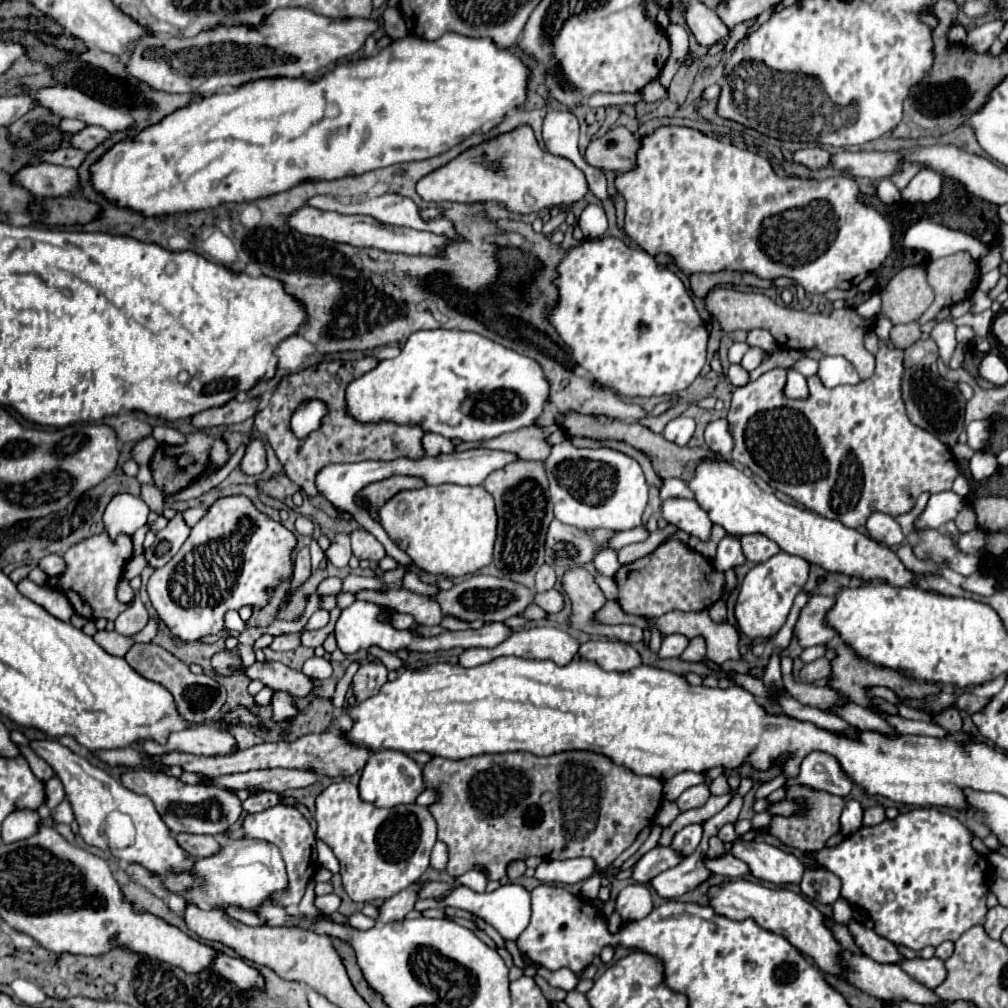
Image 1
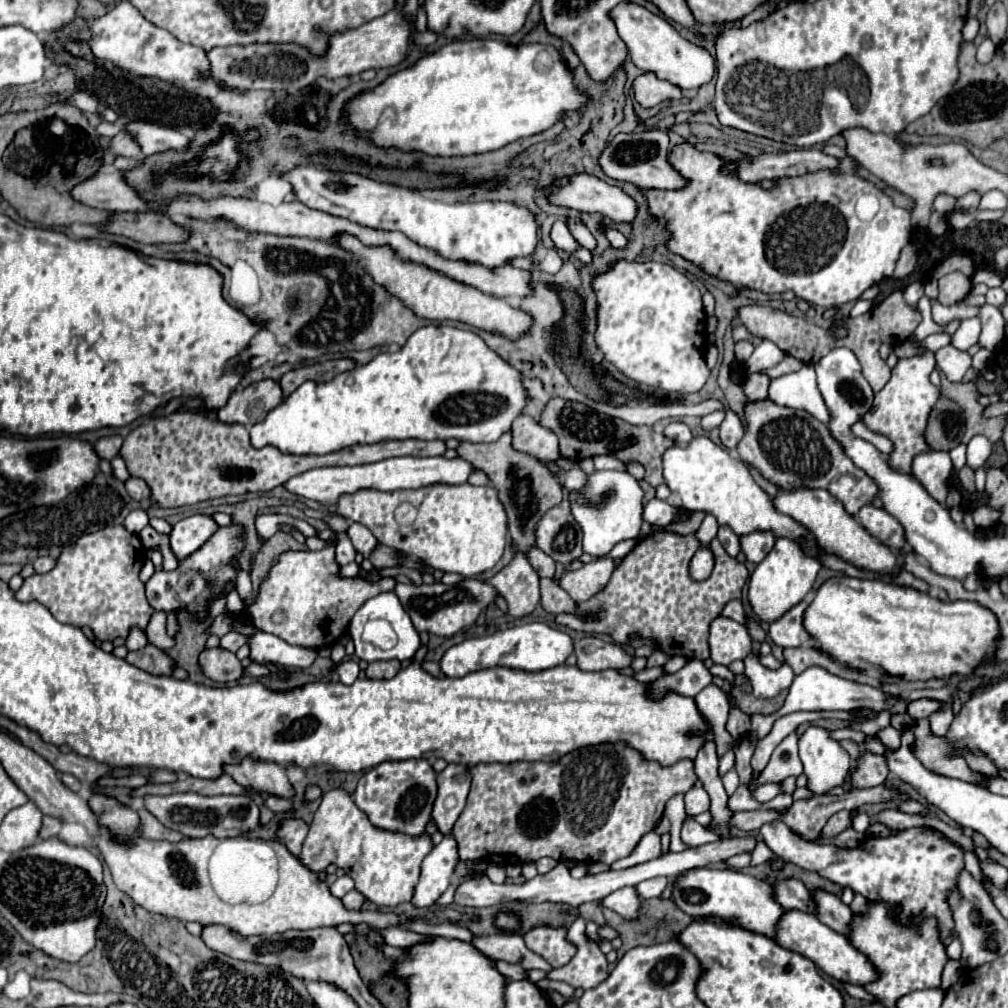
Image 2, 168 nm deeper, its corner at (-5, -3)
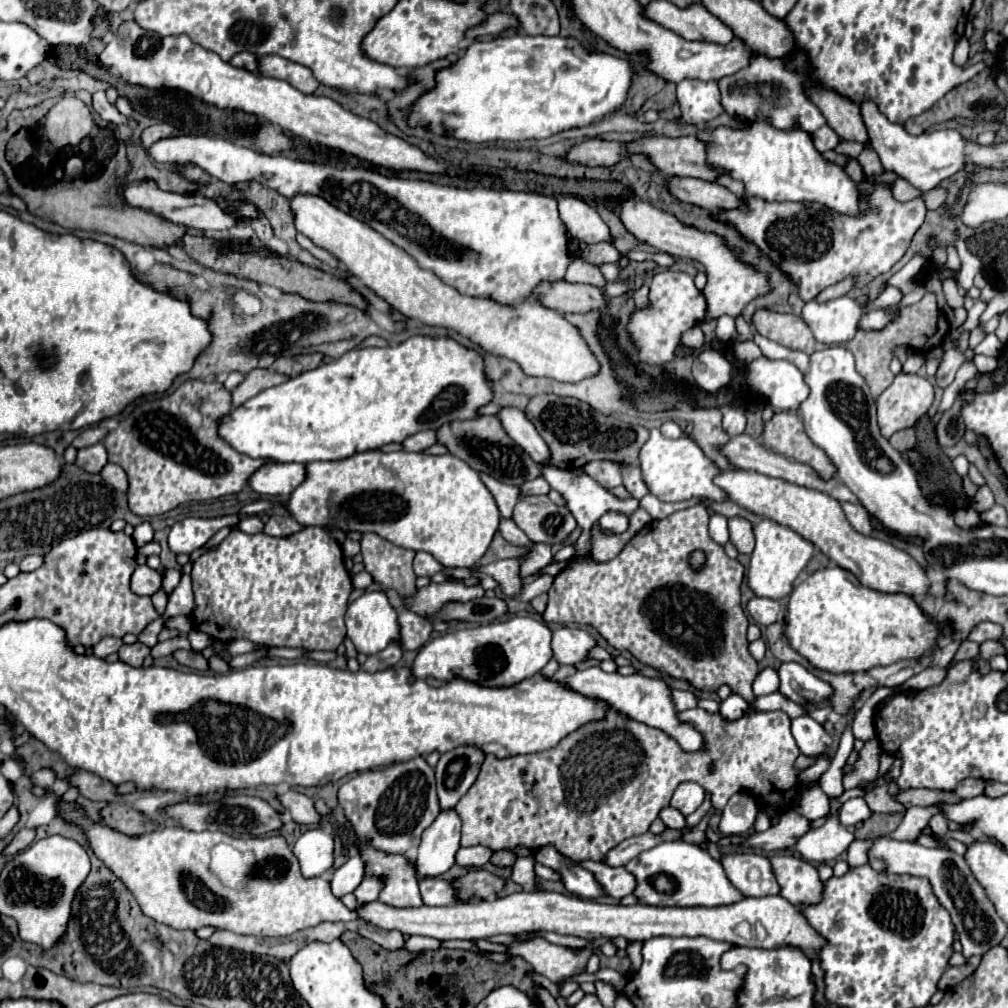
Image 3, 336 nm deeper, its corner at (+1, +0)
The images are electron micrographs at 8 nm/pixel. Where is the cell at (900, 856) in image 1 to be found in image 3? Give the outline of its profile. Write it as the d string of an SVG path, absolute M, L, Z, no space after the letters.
M748 792L734 794L722 814L720 820L720 832L722 834L746 834L748 830L754 830L758 814L758 800Z

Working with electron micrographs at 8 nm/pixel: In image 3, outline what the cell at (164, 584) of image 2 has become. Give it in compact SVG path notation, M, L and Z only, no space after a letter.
M138 566L132 574L132 592L138 596L154 596L162 590L162 574L150 566Z

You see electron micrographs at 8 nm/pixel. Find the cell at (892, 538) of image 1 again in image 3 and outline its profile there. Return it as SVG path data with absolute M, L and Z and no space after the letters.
M842 504L842 510L848 518L848 522L852 524L852 528L864 536L870 536L872 534L872 516L868 514L868 510L864 510L864 506L860 504Z

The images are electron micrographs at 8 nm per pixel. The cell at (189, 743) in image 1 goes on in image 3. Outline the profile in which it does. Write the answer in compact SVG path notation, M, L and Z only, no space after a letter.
M292 788L278 794L278 800L286 810L290 810L292 818L298 824L312 824L312 822L320 820L320 814L314 810L314 800L296 792L296 790L292 790Z

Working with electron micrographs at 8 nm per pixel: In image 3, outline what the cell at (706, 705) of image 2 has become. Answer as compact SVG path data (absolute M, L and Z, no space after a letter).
M674 690L672 698L674 698L674 704L676 704L676 710L680 710L680 712L692 710L692 708L698 706L698 698L690 690Z

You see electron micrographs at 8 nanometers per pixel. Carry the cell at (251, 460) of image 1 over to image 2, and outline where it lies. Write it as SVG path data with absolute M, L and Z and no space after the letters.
M174 411L168 415L154 415L146 423L132 429L120 455L126 461L128 473L140 477L150 487L150 505L160 509L194 505L206 499L216 499L224 495L242 495L242 493L260 493L270 491L282 485L286 479L304 473L314 467L344 467L344 465L366 465L390 457L414 455L414 457L432 457L442 455L446 445L442 441L384 441L374 445L354 445L328 455L306 455L294 457L284 455L274 447L254 449L248 437L248 427L240 423L222 423L216 417L216 411Z

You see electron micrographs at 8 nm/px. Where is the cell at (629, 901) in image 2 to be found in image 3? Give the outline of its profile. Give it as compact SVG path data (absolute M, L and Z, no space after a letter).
M544 846L536 852L536 860L544 866L554 868L560 876L564 886L568 888L568 892L580 896L580 898L590 898L590 900L598 900L602 896L606 896L604 886L596 880L596 876L580 866L572 866L568 858L564 858L560 852L552 850L552 846Z

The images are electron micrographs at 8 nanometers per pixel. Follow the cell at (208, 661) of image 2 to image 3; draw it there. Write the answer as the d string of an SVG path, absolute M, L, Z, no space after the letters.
M176 650L176 652L174 652L174 658L176 658L180 664L184 664L184 666L188 666L188 668L192 668L192 670L198 670L198 672L208 672L208 670L210 670L208 658L204 658L200 652Z

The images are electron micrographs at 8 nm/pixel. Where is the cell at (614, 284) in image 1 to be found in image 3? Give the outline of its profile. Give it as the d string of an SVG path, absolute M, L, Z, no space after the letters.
M664 270L654 274L650 282L650 294L648 294L648 306L636 308L626 324L626 332L630 336L632 346L636 348L638 360L648 366L664 366L674 360L674 352L680 346L680 338L686 330L690 330L694 324L700 324L704 320L706 312L706 300L700 290L694 288L694 278L684 272Z

